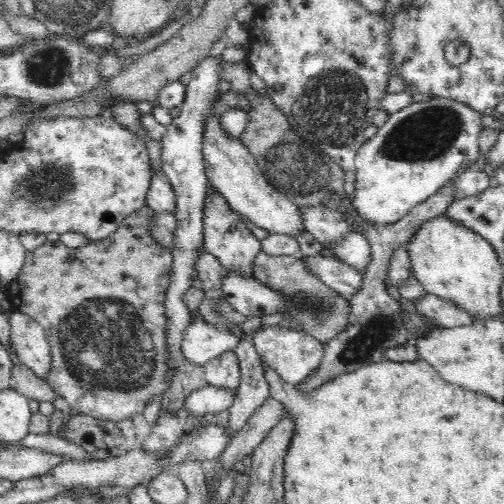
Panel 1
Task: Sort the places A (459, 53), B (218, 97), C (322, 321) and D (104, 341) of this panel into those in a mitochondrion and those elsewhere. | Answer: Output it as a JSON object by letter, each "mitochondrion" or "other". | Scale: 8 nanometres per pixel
{"A":"mitochondrion","B":"other","C":"mitochondrion","D":"mitochondrion"}

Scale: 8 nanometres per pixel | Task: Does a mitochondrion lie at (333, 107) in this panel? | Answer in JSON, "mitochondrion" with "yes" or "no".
{"mitochondrion":"yes"}

